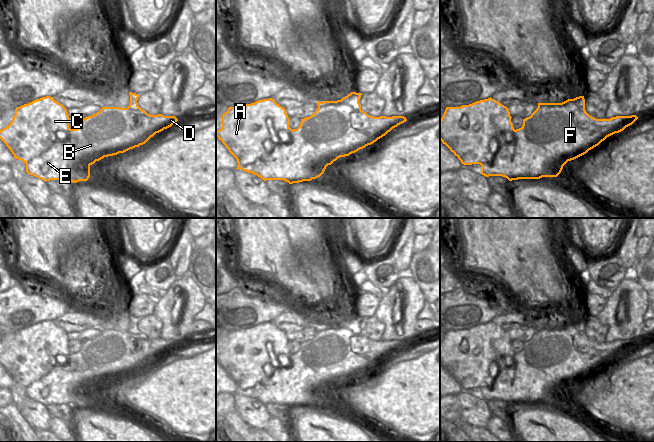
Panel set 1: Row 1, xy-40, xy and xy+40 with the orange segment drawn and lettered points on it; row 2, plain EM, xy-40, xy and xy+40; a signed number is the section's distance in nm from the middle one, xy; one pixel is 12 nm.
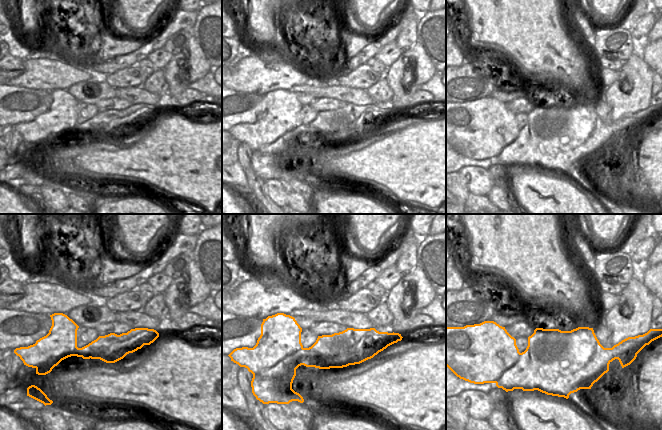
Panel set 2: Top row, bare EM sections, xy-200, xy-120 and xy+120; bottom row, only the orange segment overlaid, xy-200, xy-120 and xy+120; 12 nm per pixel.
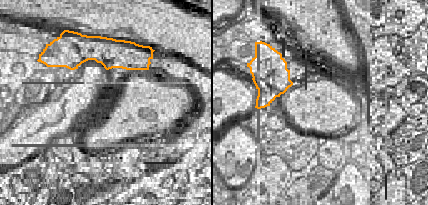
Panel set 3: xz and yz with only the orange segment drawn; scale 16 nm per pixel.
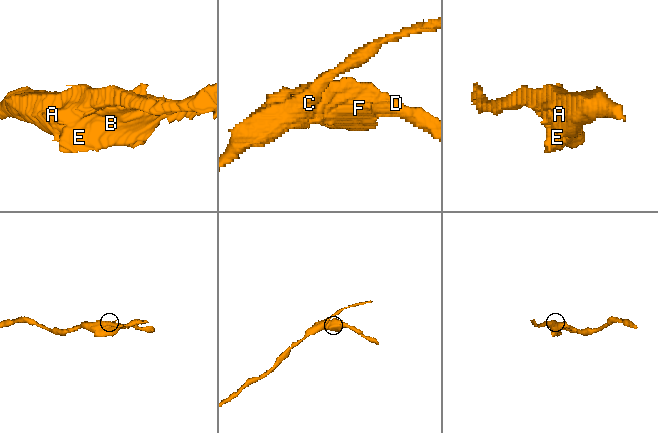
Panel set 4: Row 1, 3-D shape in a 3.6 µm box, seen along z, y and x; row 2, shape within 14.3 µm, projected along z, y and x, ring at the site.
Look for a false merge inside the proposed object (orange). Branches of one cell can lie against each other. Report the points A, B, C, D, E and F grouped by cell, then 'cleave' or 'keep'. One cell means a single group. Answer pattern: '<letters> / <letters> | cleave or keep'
A C / B D E F | cleave

